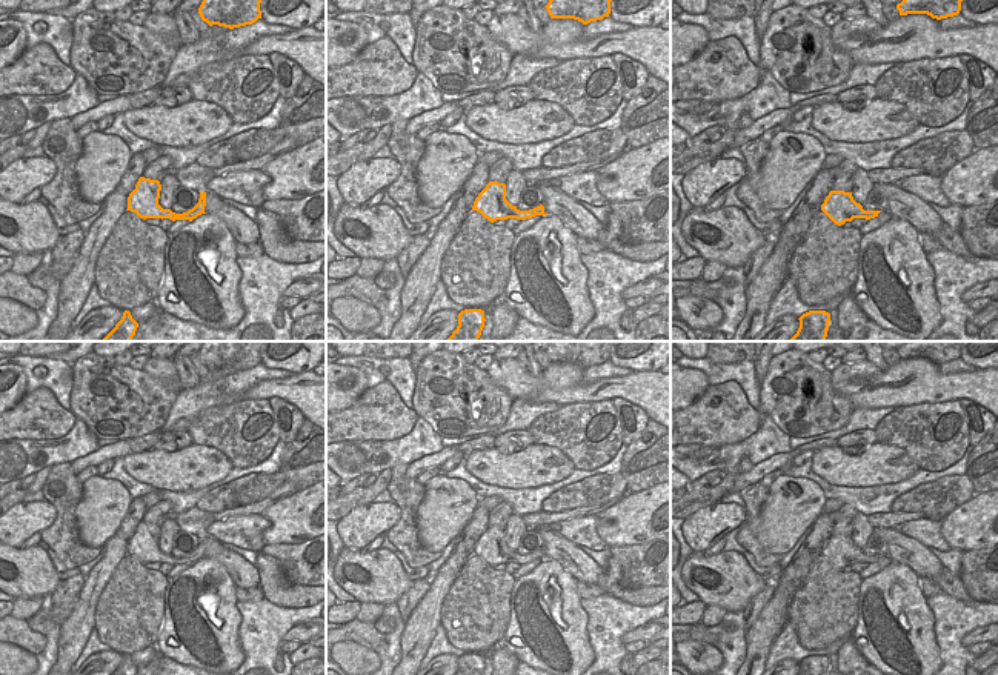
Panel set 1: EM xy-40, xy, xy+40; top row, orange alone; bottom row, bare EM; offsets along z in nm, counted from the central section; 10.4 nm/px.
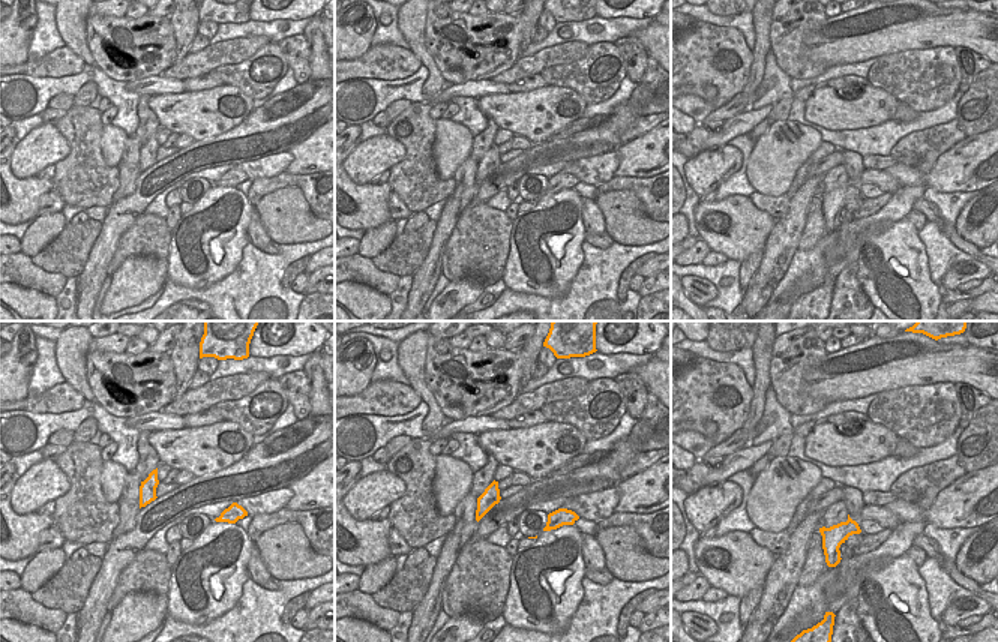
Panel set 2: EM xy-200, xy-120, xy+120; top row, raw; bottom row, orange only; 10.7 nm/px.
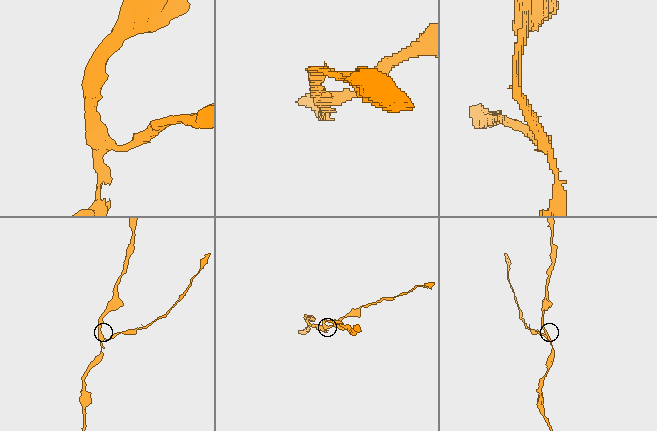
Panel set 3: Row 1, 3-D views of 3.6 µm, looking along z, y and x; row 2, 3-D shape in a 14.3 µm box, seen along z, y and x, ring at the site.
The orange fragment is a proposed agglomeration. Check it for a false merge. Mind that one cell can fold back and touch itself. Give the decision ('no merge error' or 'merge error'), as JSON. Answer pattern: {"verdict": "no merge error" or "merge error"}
{"verdict": "no merge error"}

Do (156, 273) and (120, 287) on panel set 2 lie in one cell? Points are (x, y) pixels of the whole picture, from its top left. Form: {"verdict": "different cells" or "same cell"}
{"verdict": "same cell"}

